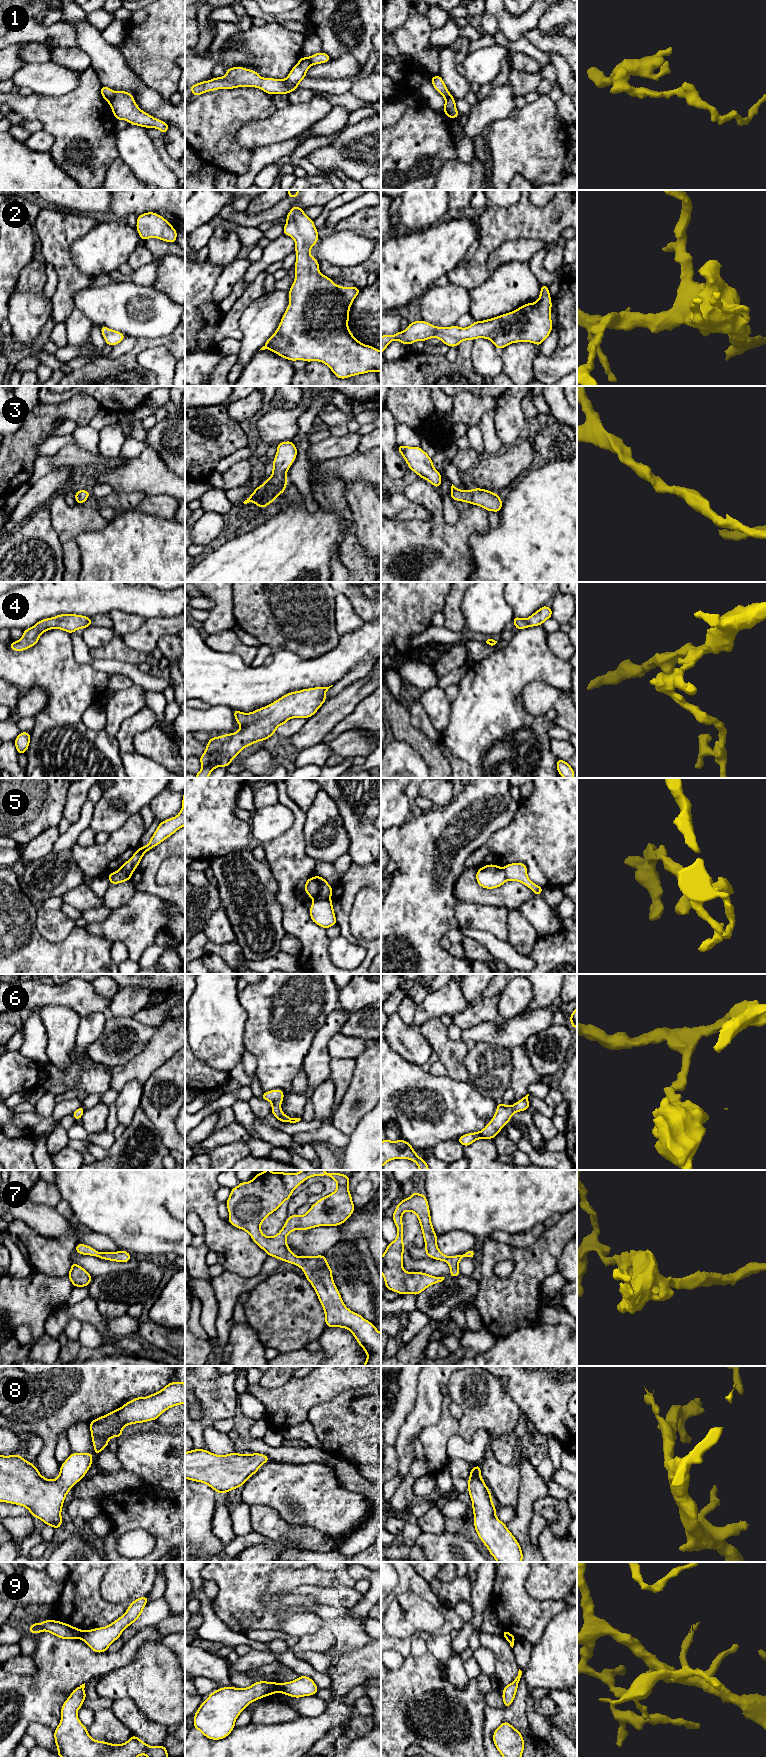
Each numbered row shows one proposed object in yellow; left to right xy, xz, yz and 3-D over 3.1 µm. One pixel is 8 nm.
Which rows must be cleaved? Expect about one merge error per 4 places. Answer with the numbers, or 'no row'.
1, 5, 9

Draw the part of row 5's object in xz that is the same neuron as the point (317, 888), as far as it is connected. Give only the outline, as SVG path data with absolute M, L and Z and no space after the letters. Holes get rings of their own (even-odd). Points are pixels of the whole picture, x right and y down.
M318 875L307 879L304 890L314 901L331 899L333 888L329 883Z

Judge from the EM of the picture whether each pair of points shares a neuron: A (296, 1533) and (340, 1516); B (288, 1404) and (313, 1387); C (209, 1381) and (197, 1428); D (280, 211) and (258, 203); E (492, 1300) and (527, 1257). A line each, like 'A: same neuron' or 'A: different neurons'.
A: different neurons
B: same neuron
C: same neuron
D: different neurons
E: same neuron

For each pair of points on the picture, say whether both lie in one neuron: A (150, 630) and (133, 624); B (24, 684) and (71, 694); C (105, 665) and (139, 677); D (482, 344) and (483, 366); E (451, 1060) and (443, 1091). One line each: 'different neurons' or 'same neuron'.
A: different neurons
B: same neuron
C: same neuron
D: same neuron
E: different neurons

